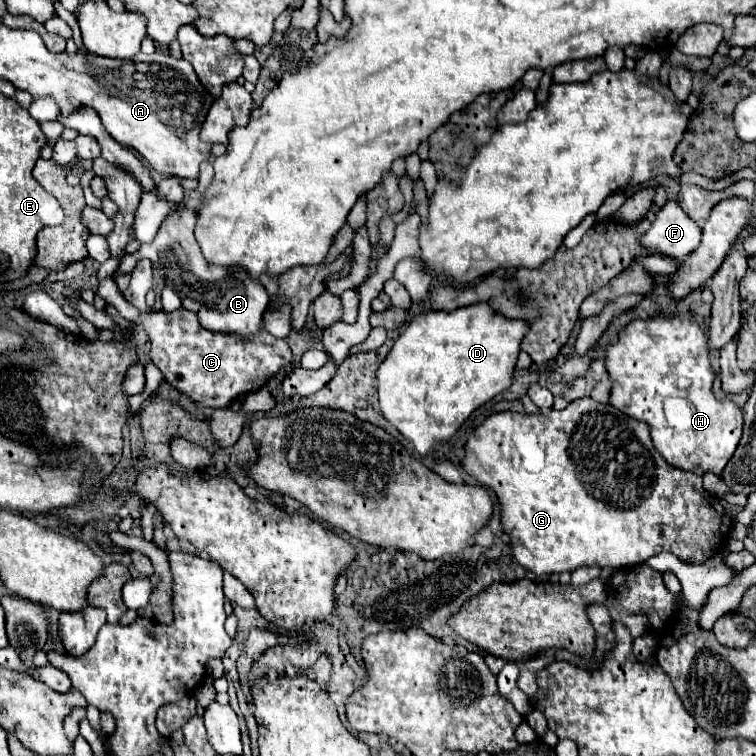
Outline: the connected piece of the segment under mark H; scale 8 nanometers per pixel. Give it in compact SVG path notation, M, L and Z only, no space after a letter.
M689 312L675 314L671 318L653 316L647 320L631 320L617 334L617 342L605 346L605 368L611 380L609 404L633 420L647 422L653 446L667 464L697 476L705 472L719 476L723 472L743 434L743 412L731 400L719 402L713 396L711 386L715 374L709 362L709 350L705 348L705 330Z

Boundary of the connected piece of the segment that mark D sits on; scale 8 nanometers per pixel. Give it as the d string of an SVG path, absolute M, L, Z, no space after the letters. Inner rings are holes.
M485 302L463 306L453 312L431 310L413 316L377 370L379 406L383 416L417 448L419 454L427 454L437 442L451 438L473 410L511 386L519 344L527 330L529 324L525 320L509 320Z

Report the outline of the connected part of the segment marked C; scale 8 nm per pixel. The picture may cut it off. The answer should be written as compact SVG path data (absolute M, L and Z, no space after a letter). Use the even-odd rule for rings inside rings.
M113 276L101 280L99 296L105 298L107 304L113 304L121 316L133 316L151 340L151 360L163 372L165 380L191 396L191 400L201 402L209 408L225 408L235 396L245 396L249 392L265 386L281 366L291 362L291 348L285 340L271 336L265 328L261 328L253 338L243 338L239 332L211 332L205 330L197 318L197 314L179 308L173 312L149 312L141 314L129 302L123 300L117 282Z

